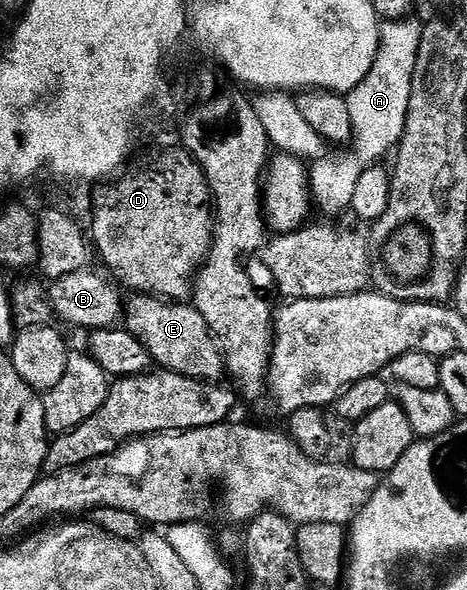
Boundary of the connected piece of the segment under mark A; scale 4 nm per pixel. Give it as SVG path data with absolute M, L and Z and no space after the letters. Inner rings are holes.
M414 18L392 20L381 25L376 62L372 62L368 78L364 78L364 82L360 82L360 86L353 88L346 96L348 114L352 114L354 149L334 157L327 154L313 161L308 168L311 193L326 215L349 213L352 193L356 190L356 182L360 182L360 174L382 162L389 152L391 155L402 141L421 37L419 21L414 21Z

